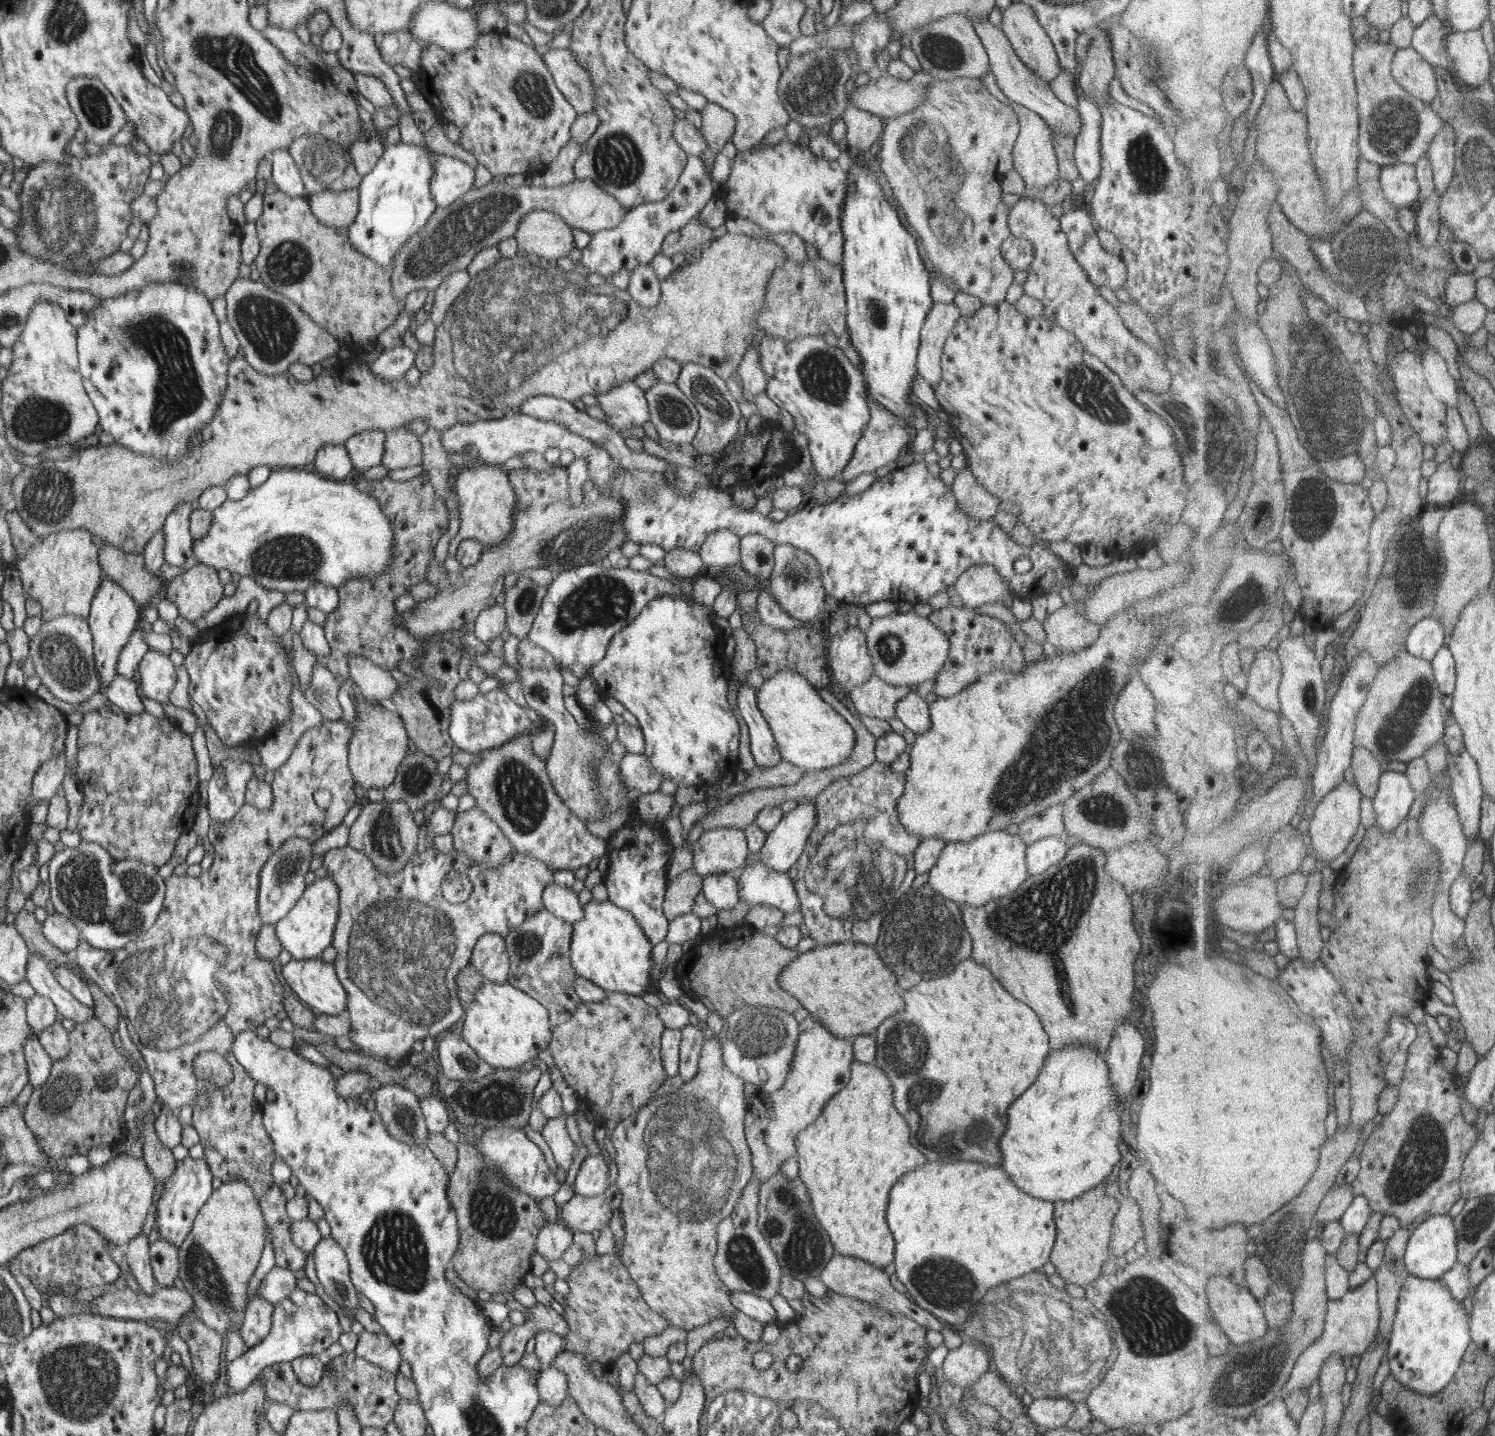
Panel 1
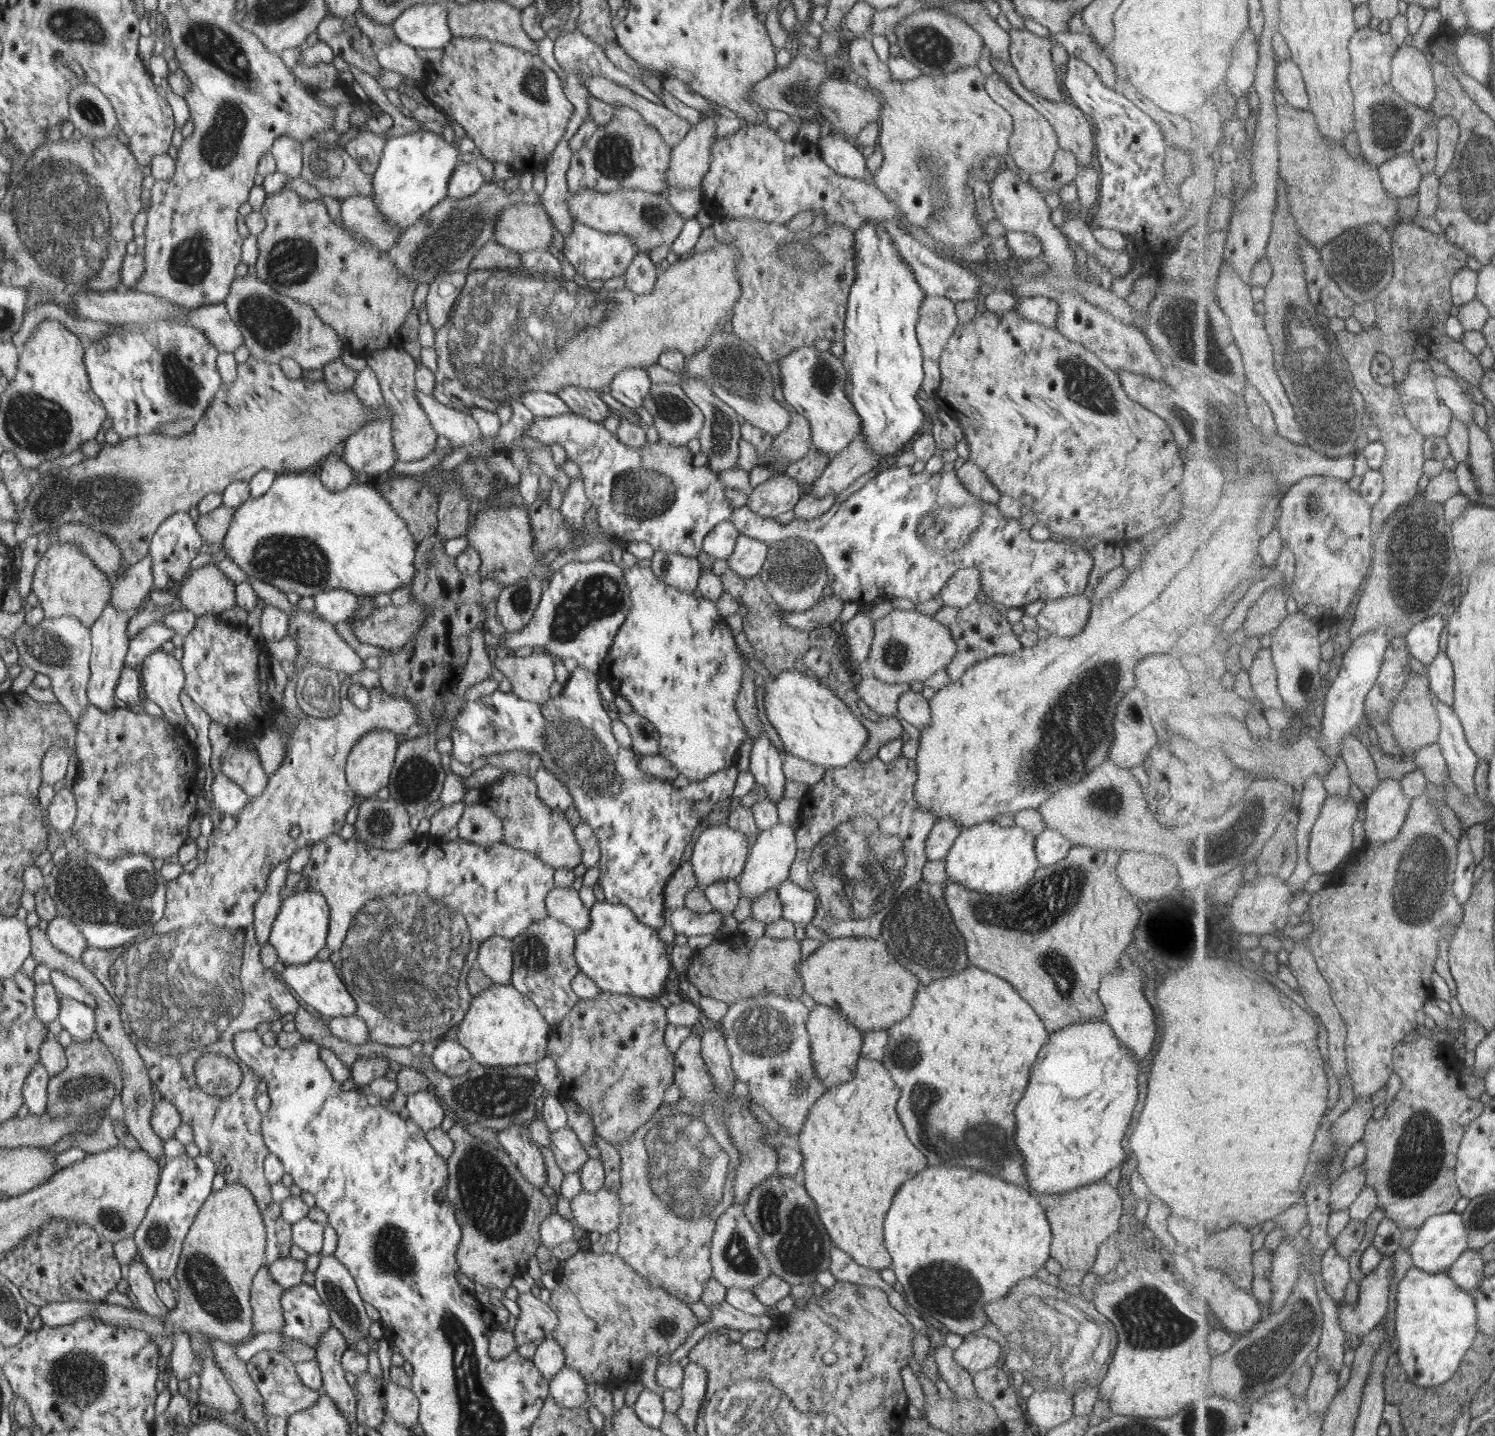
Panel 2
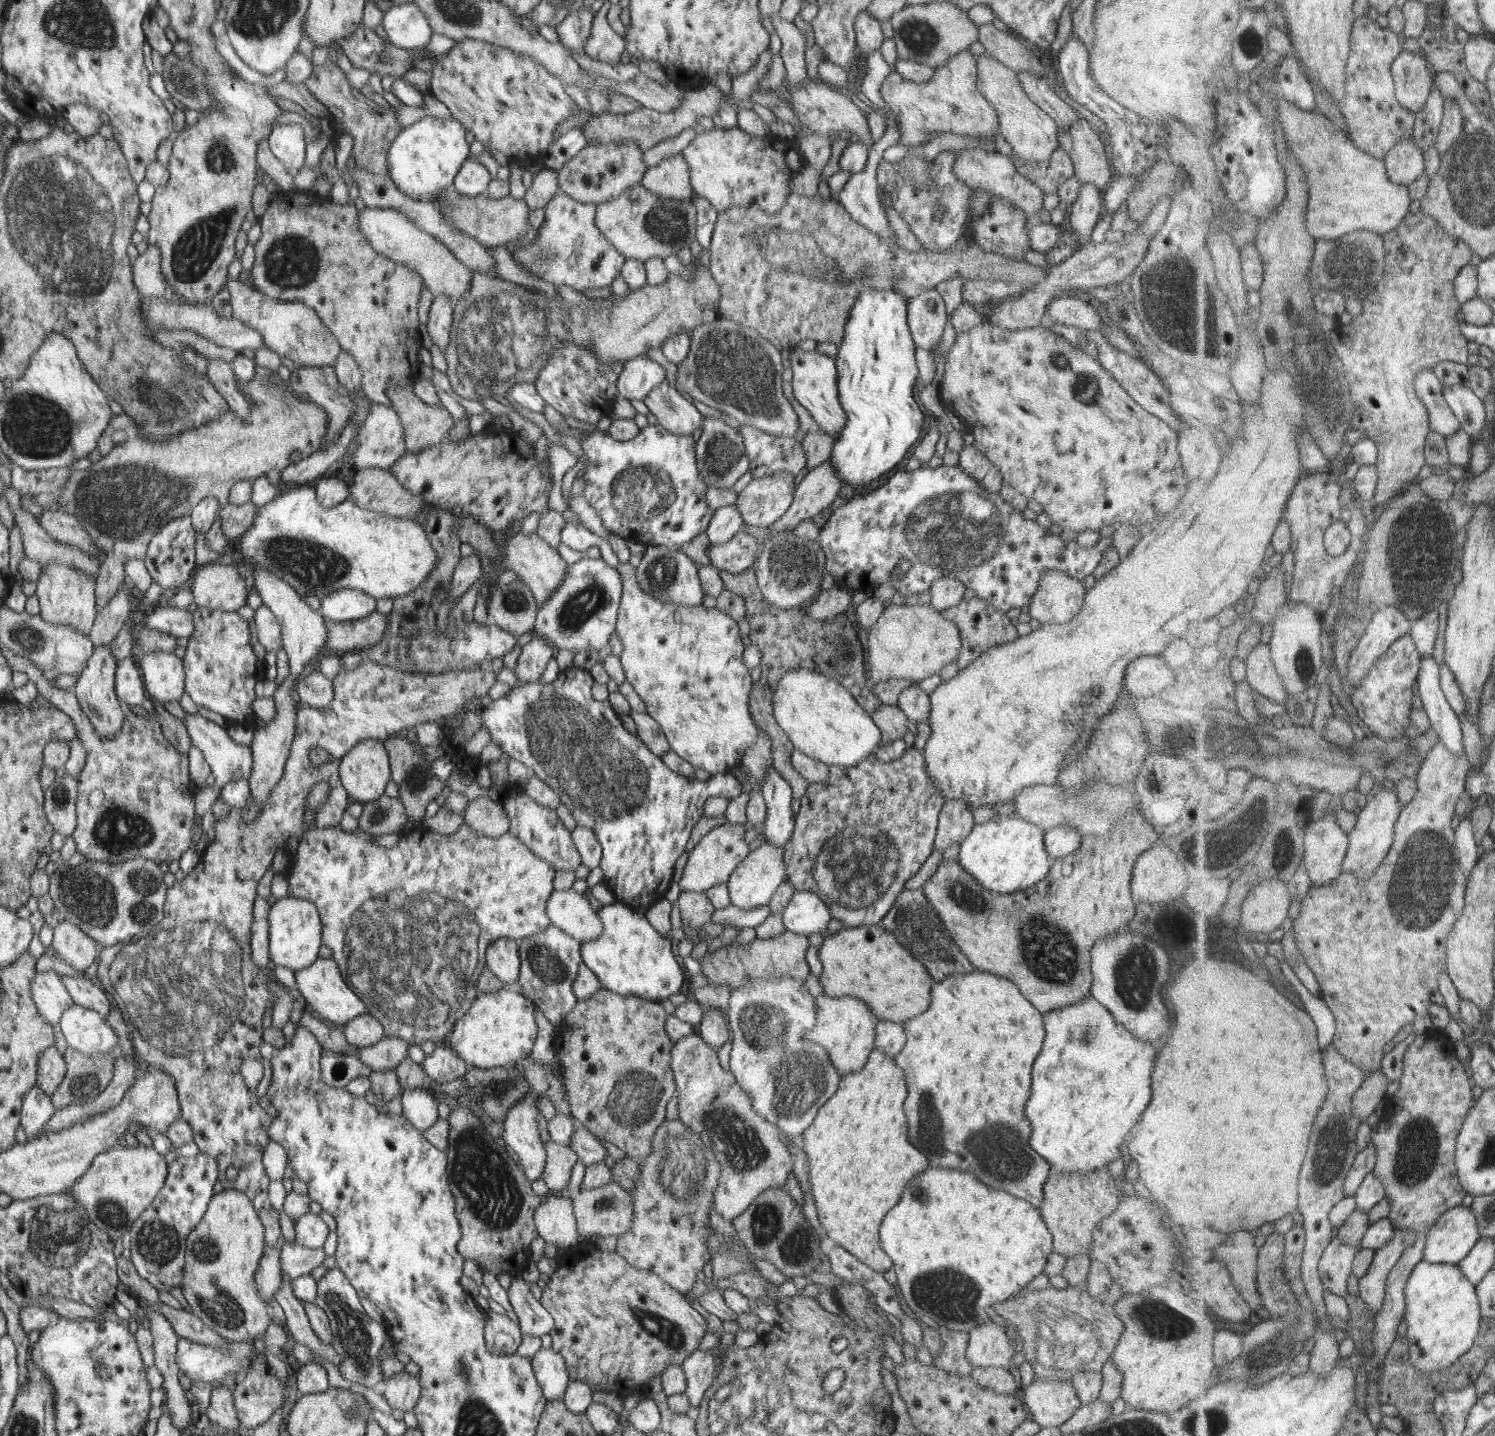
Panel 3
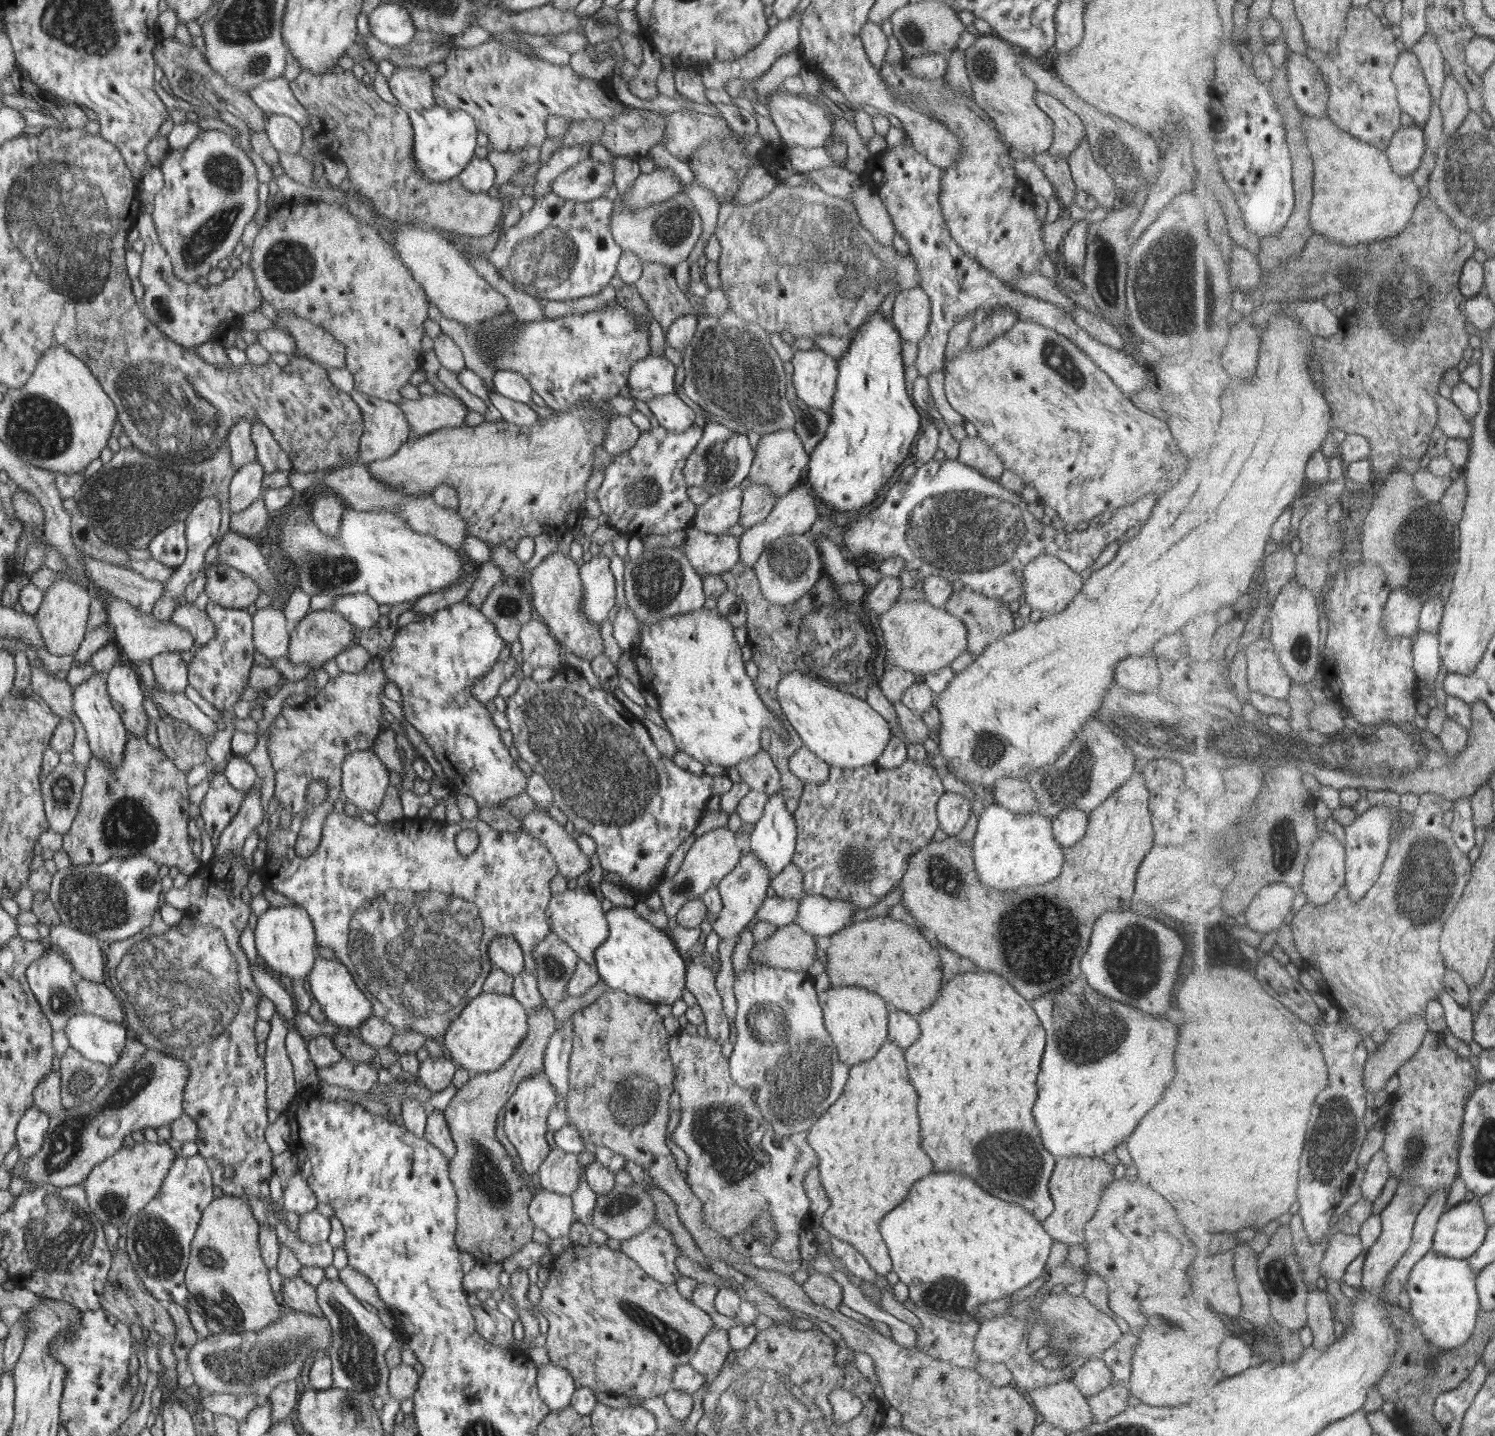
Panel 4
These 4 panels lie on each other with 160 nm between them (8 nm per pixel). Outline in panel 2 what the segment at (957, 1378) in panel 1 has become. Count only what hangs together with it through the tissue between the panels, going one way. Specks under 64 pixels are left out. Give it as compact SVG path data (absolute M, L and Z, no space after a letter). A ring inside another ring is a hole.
M967 1335L952 1352L952 1359L971 1374L993 1366L1003 1352L999 1346L990 1337Z

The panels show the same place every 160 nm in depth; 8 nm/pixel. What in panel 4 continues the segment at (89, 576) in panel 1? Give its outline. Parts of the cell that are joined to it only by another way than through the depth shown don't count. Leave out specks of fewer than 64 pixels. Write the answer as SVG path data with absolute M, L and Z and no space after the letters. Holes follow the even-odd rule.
M64 576L61 580L51 581L42 591L39 608L33 614L36 625L44 641L44 648L49 654L65 656L74 654L84 639L87 630L88 608L91 606L91 591L76 580Z

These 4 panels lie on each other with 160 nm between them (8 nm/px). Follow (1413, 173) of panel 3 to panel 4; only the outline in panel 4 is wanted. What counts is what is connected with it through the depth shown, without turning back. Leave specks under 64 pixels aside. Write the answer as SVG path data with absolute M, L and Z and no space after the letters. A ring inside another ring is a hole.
M1412 124L1404 126L1397 132L1386 151L1395 172L1400 176L1405 176L1413 174L1417 168L1421 168L1427 146L1424 126Z

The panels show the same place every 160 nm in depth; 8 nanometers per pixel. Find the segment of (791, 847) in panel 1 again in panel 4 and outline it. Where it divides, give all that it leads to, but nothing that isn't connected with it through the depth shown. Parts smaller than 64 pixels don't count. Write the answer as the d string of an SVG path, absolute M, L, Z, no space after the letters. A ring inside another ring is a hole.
M748 851L737 861L735 868L726 874L717 884L716 889L720 894L722 905L721 911L717 914L715 922L711 925L712 931L721 939L732 939L738 935L741 930L754 917L757 908L761 906L761 901L766 897L767 886L770 880L766 866L760 863L759 859L753 857Z

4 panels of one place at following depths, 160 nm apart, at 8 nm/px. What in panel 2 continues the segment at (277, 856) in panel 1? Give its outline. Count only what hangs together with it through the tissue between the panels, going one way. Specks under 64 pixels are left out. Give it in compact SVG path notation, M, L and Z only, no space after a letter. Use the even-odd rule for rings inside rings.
M287 861L277 863L269 871L264 892L254 904L255 935L260 945L267 943L269 931L284 900L281 898L281 890L285 888L285 876L287 876Z

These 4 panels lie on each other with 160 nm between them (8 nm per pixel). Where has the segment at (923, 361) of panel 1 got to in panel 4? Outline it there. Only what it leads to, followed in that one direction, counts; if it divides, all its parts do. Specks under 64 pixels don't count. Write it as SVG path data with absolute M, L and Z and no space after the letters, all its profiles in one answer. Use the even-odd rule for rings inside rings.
M900 291L893 302L892 324L903 341L917 344L927 333L929 302L917 291Z

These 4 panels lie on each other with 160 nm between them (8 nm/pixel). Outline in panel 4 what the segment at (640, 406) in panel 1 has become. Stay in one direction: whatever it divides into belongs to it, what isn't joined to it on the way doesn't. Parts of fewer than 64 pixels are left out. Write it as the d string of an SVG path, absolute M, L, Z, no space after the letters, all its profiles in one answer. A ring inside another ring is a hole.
M663 357L637 360L629 370L626 385L628 394L637 400L646 401L654 396L673 391L675 366Z

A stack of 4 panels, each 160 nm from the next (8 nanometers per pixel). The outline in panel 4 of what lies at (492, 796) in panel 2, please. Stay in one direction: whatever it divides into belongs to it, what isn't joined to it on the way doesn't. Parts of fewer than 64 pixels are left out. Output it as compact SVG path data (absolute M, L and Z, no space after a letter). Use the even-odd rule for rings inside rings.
M532 811L520 821L520 830L537 839L547 849L558 872L565 878L576 879L590 868L589 858L577 847L575 835L569 835L563 825L547 816L547 813Z

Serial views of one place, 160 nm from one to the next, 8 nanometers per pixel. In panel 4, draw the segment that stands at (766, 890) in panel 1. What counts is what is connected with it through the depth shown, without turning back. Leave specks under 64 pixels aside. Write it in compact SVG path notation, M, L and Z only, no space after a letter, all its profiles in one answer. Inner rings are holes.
M801 894L798 898L795 925L815 937L827 936L851 924L855 907L848 900Z

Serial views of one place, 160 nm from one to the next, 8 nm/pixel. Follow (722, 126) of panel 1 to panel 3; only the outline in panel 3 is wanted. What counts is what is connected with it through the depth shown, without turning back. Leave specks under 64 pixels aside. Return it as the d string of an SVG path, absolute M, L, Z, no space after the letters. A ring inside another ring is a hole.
M681 153L670 155L659 164L647 168L640 184L656 197L689 199L692 186L688 170L688 164Z

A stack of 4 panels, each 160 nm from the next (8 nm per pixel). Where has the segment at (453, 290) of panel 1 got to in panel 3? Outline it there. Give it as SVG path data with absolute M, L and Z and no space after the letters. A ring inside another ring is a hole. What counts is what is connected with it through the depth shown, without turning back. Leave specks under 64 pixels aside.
M439 294L439 296L433 297L426 327L433 345L442 352L449 346L449 332L452 330L453 320L452 310L453 306L449 302L449 296Z

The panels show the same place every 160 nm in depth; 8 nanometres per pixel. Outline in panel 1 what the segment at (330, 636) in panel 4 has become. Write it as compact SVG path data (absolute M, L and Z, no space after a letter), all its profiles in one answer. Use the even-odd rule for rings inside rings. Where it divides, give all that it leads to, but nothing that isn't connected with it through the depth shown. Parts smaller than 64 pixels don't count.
M557 465L551 472L535 471L535 469L512 469L506 474L509 484L515 495L515 506L512 512L512 527L506 541L498 545L483 548L480 557L471 565L461 568L458 574L451 579L451 586L447 586L441 594L421 599L414 608L398 614L398 625L413 635L415 639L423 636L433 637L437 634L450 633L459 630L461 626L474 620L480 610L495 603L497 594L502 592L503 580L507 572L525 573L531 568L547 568L553 573L571 569L585 564L596 563L611 551L619 550L626 540L626 532L622 527L624 516L624 502L615 495L603 495L587 477L582 486L581 502L573 506L568 499L568 478L566 467Z

